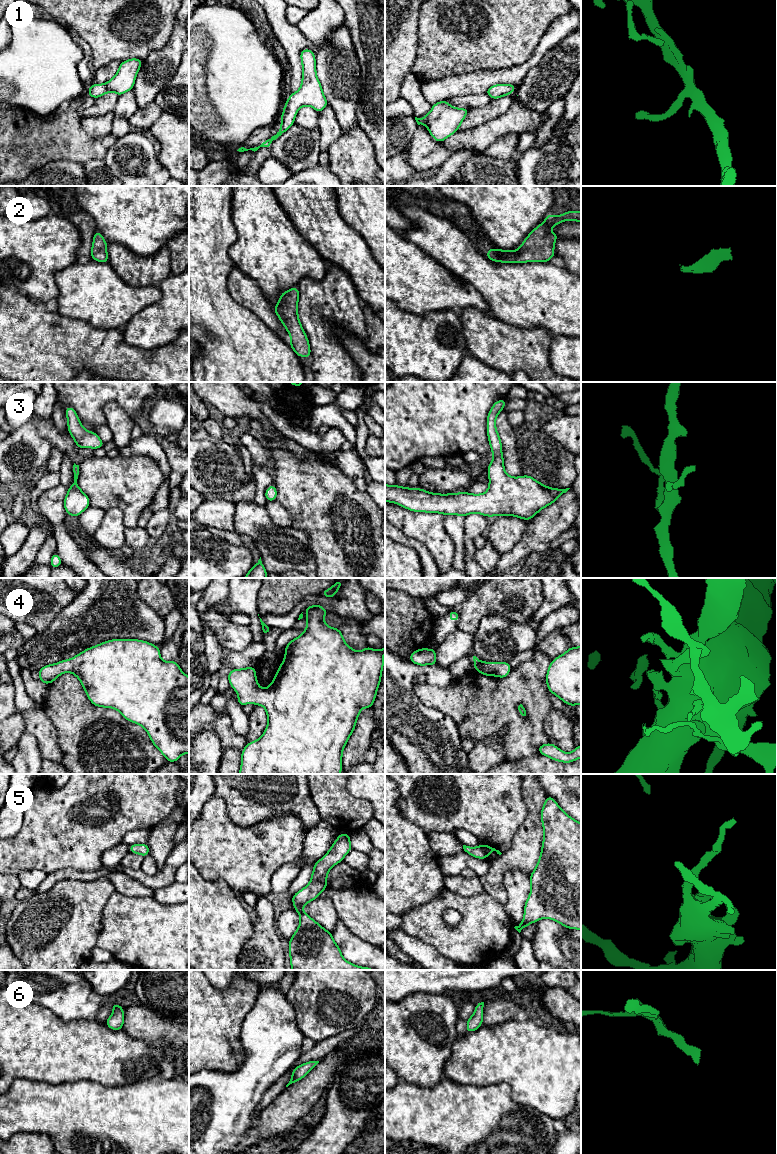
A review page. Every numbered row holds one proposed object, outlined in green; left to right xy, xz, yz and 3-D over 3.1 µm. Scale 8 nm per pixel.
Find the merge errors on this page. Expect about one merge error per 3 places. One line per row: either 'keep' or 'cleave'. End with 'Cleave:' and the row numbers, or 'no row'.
1: keep
2: keep
3: keep
4: keep
5: keep
6: keep
Cleave: no row

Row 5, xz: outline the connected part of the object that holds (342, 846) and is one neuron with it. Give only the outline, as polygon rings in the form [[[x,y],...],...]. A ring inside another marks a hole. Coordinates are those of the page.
[[[340,833],[326,855],[314,864],[309,884],[291,897],[294,909],[300,916],[299,927],[289,940],[292,970],[374,970],[346,961],[332,933],[302,909],[327,888],[329,870],[343,862],[345,855],[352,850],[350,839],[350,834]]]

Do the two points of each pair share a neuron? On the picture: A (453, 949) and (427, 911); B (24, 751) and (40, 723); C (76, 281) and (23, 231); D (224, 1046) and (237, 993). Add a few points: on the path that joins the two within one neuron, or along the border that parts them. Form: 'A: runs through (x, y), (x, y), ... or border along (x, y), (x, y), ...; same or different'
A: runs through (444, 940), (427, 923), (427, 920); same
B: border along (26, 731), (30, 732), (36, 739), (42, 757); different
C: border along (76, 262), (60, 269), (55, 274), (58, 292); different
D: runs through (224, 1033), (224, 1011), (229, 1006); same

